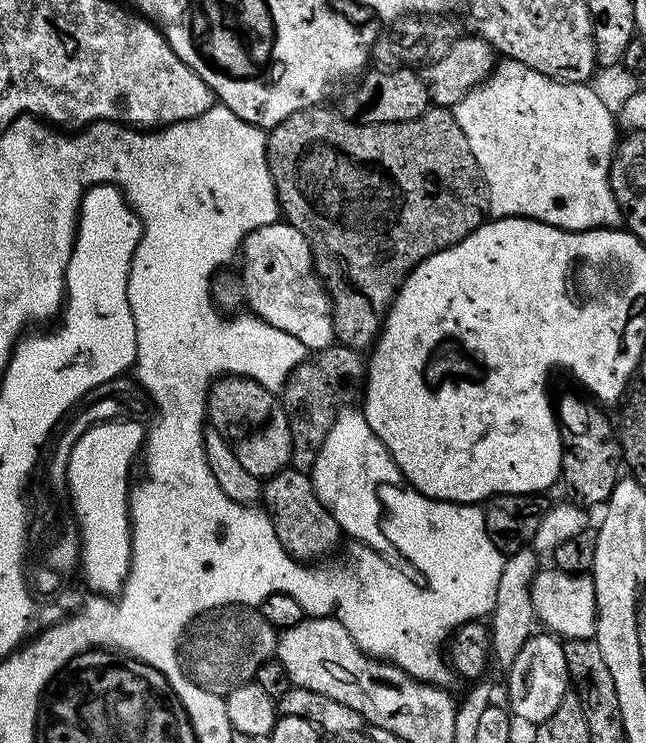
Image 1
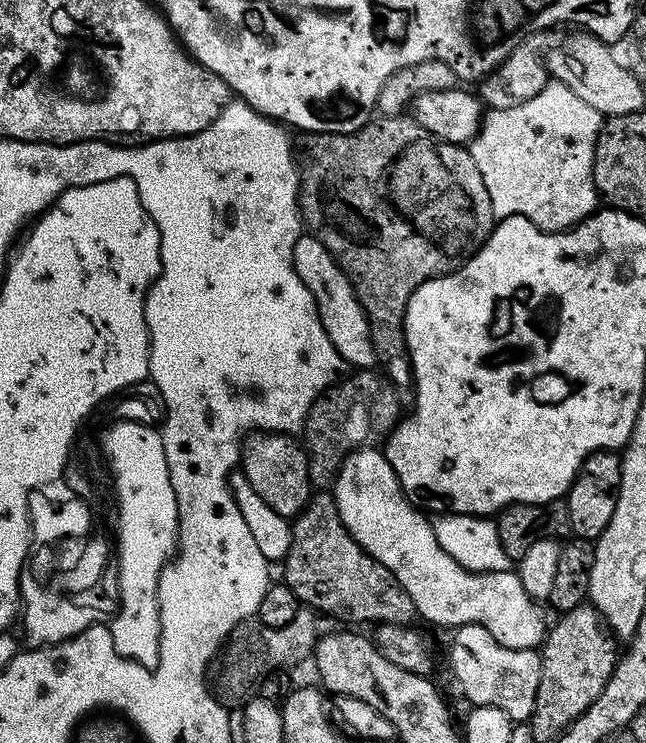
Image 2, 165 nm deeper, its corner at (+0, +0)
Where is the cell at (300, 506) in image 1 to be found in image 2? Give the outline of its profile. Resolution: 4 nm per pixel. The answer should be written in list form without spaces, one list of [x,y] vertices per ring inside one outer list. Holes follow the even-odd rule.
[[[324,490],[313,495],[304,507],[304,511],[291,521],[292,541],[286,558],[282,561],[284,568],[283,583],[298,594],[301,605],[307,606],[317,613],[325,612],[336,620],[345,620],[345,625],[356,626],[359,620],[372,620],[376,624],[411,625],[417,619],[414,602],[410,602],[410,594],[402,590],[398,578],[372,557],[361,544],[346,530],[342,518],[338,514],[336,497],[331,491]]]

